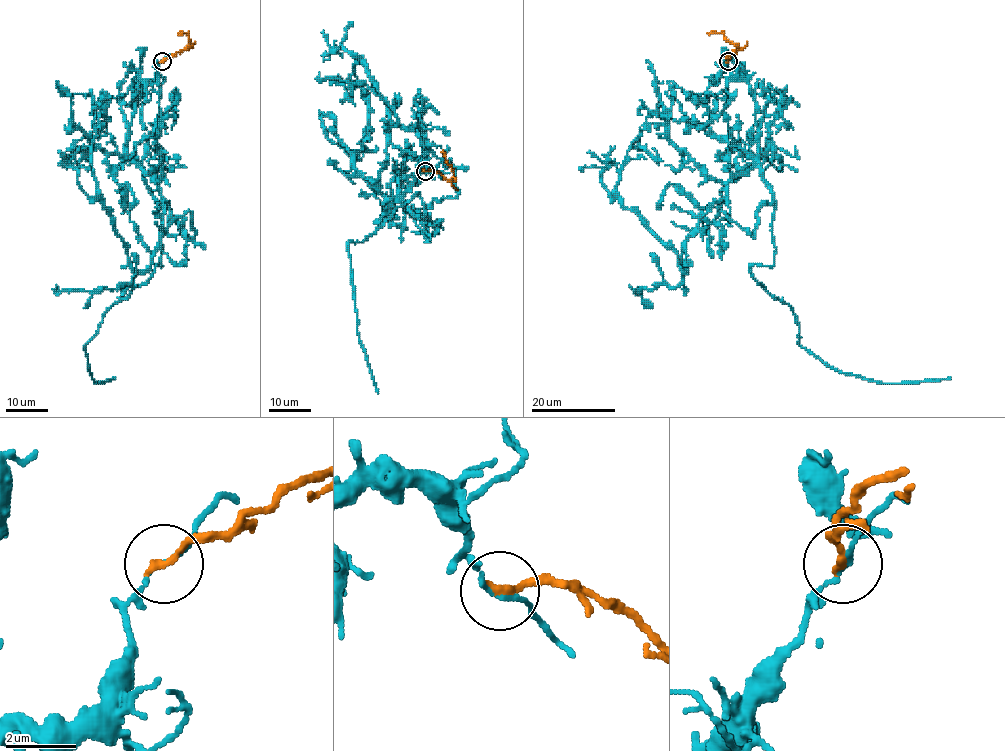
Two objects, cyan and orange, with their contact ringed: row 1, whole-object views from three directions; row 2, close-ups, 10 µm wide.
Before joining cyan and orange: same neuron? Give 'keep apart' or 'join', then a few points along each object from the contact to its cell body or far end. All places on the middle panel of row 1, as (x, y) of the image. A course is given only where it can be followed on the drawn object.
join | cyan via (425, 171), (414, 158), (405, 161), (390, 202), (425, 219), (418, 193), (348, 244), (358, 339), (377, 394) | orange via (425, 170), (438, 171), (448, 180), (453, 177), (453, 169), (441, 151)

